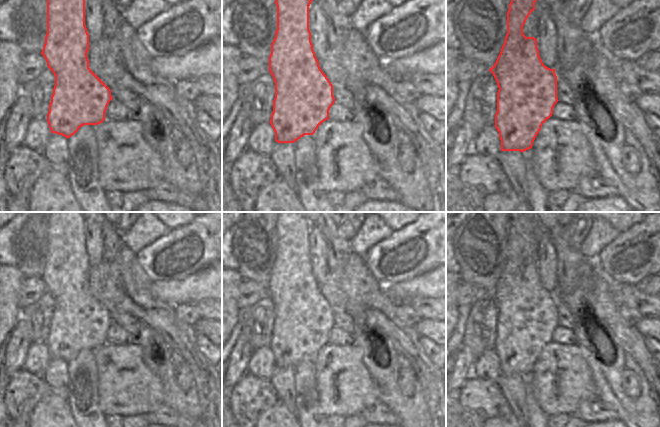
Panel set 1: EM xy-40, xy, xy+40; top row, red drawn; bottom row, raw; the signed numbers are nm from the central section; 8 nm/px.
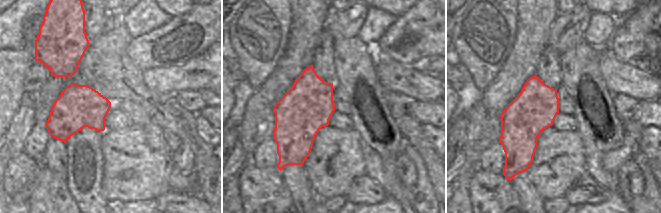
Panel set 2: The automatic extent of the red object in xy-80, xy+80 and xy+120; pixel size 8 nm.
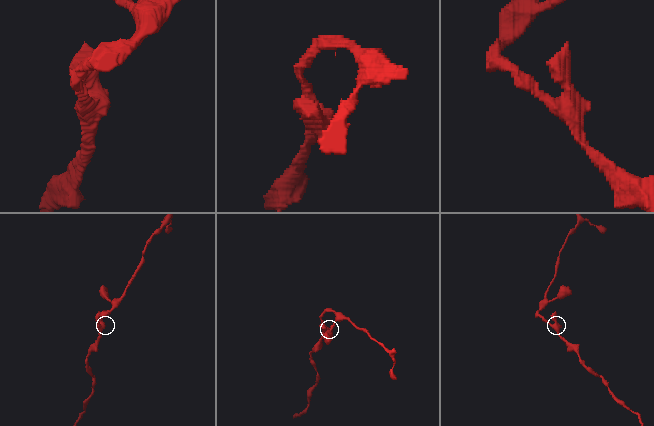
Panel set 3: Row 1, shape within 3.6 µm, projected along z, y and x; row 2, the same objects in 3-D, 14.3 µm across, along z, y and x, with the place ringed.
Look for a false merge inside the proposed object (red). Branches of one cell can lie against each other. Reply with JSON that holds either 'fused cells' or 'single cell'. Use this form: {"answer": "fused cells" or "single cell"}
{"answer": "single cell"}

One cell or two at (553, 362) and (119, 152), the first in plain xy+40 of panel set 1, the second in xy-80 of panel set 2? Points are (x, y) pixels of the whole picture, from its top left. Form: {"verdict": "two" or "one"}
{"verdict": "one"}

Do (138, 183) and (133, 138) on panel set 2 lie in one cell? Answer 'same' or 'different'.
same

